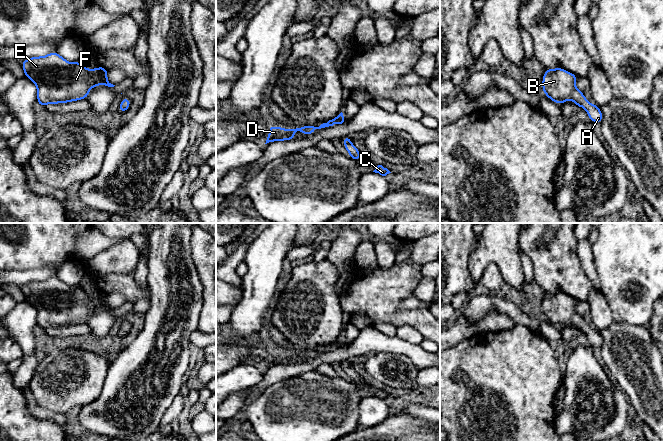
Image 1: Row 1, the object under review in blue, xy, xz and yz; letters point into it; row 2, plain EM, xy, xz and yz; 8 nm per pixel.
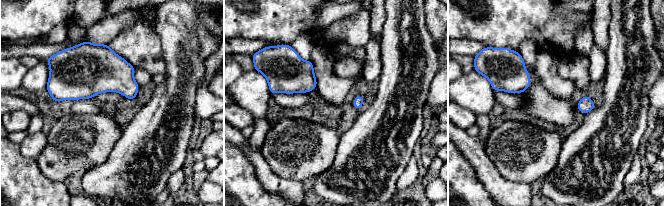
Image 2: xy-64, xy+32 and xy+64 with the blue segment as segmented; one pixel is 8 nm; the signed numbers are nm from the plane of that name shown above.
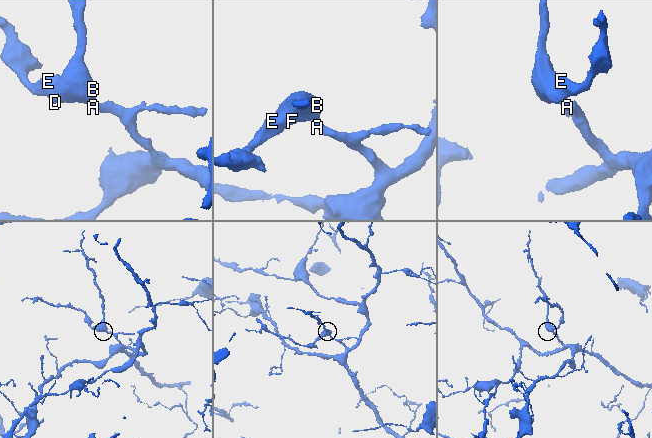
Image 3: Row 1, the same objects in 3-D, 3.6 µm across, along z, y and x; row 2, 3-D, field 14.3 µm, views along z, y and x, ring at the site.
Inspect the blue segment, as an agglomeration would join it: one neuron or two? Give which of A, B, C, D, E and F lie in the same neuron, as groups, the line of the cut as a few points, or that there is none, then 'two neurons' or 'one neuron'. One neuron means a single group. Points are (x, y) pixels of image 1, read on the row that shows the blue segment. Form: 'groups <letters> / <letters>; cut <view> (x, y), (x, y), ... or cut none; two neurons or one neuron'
groups A B C D E F; cut none; one neuron

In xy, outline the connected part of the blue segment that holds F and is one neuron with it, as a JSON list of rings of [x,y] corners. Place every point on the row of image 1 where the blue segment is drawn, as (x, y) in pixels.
[[[57,51],[43,57],[34,56],[21,62],[25,77],[32,80],[37,88],[37,102],[40,107],[87,99],[89,91],[97,85],[114,87],[107,79],[108,69],[99,65],[96,69],[87,69],[78,60],[70,63]]]

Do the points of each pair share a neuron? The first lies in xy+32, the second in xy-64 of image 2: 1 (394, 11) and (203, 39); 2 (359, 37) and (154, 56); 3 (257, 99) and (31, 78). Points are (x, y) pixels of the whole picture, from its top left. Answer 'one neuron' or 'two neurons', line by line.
1: two neurons
2: two neurons
3: one neuron

